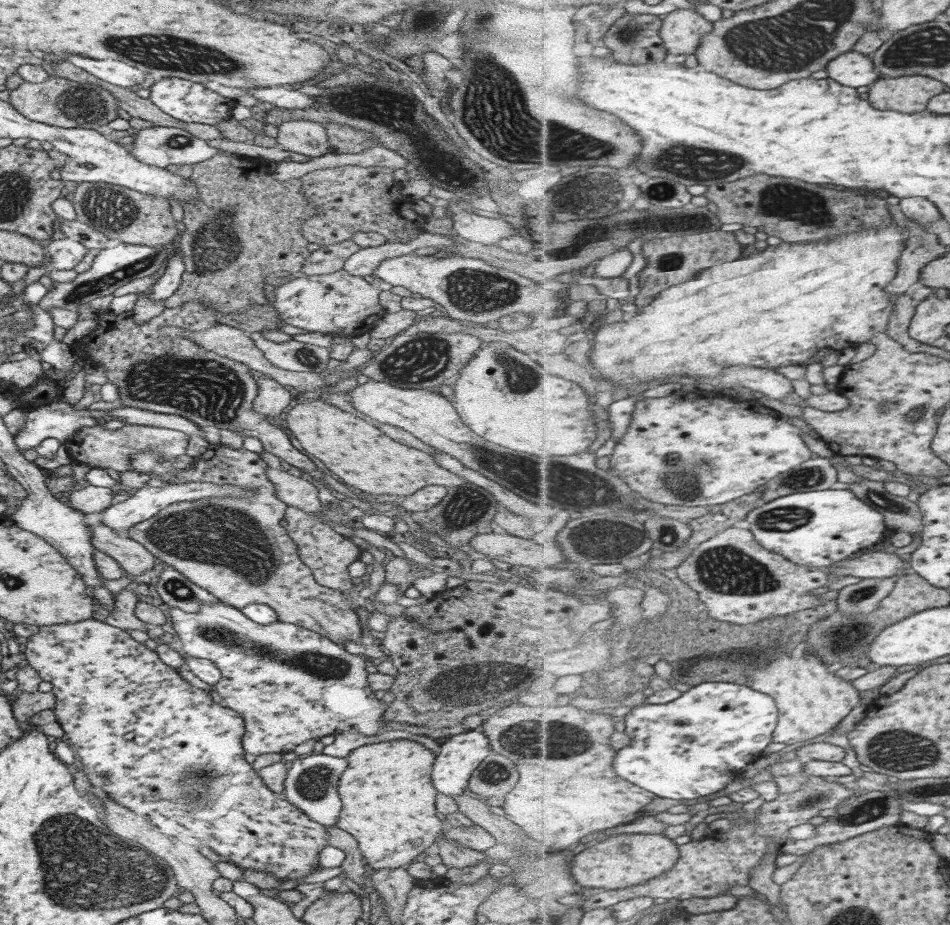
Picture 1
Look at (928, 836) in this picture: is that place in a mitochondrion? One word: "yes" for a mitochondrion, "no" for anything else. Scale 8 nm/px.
no

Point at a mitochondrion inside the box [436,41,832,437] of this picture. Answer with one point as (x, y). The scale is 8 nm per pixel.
(489, 115)

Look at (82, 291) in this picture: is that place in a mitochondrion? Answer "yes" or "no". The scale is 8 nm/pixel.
yes

